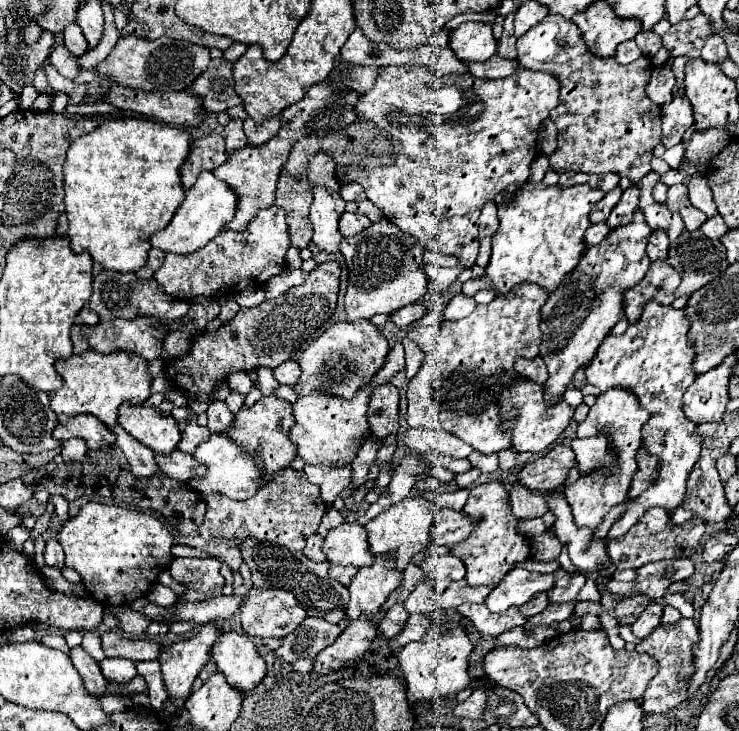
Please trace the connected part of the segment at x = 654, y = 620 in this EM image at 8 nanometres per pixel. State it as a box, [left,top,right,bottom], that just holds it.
[632,602,662,638]

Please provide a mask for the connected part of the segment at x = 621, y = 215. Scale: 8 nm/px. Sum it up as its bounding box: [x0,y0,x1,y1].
[606,186,638,228]

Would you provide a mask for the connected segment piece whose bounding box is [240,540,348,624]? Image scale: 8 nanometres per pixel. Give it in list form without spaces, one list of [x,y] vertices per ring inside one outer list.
[[[244,540],[240,552],[252,572],[254,588],[290,590],[308,616],[322,618],[332,624],[344,620],[348,588],[328,578],[328,566],[330,566],[328,562],[312,562],[302,552],[290,552],[288,548],[278,548],[272,544],[258,544],[258,540]]]

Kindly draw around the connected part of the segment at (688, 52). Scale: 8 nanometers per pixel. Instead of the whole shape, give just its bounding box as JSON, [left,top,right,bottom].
[664,14,712,58]

